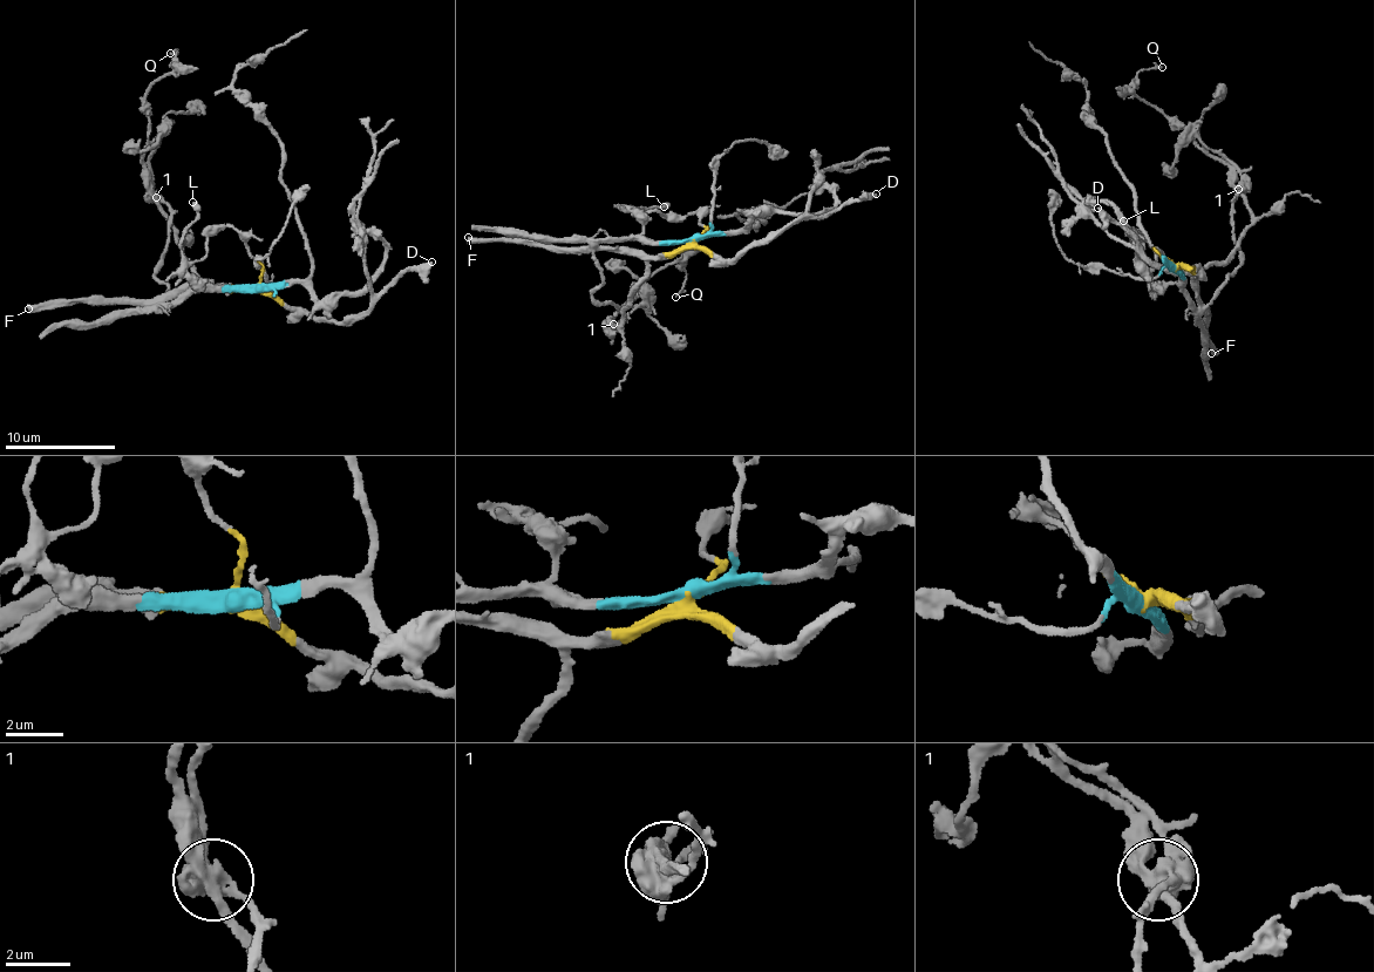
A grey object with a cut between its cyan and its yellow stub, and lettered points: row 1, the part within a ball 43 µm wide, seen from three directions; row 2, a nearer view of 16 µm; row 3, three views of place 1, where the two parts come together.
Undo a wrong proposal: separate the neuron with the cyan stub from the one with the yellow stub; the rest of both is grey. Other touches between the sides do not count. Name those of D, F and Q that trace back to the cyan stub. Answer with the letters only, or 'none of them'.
none of them

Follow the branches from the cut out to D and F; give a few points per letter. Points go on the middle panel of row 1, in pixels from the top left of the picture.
D: (692, 240), (725, 259), (742, 256), (761, 239), (774, 238), (795, 224), (877, 194)
F: (692, 240), (680, 249), (645, 257), (606, 247), (552, 252), (523, 242), (474, 242), (468, 236)

